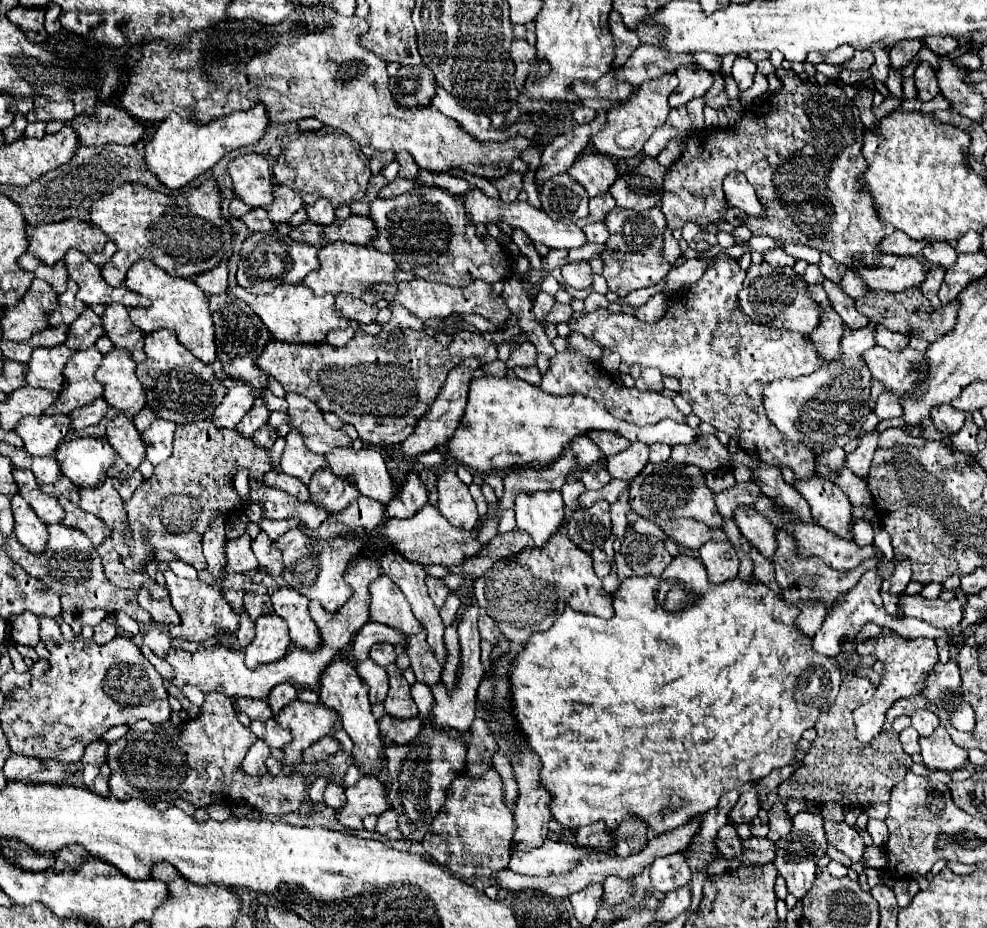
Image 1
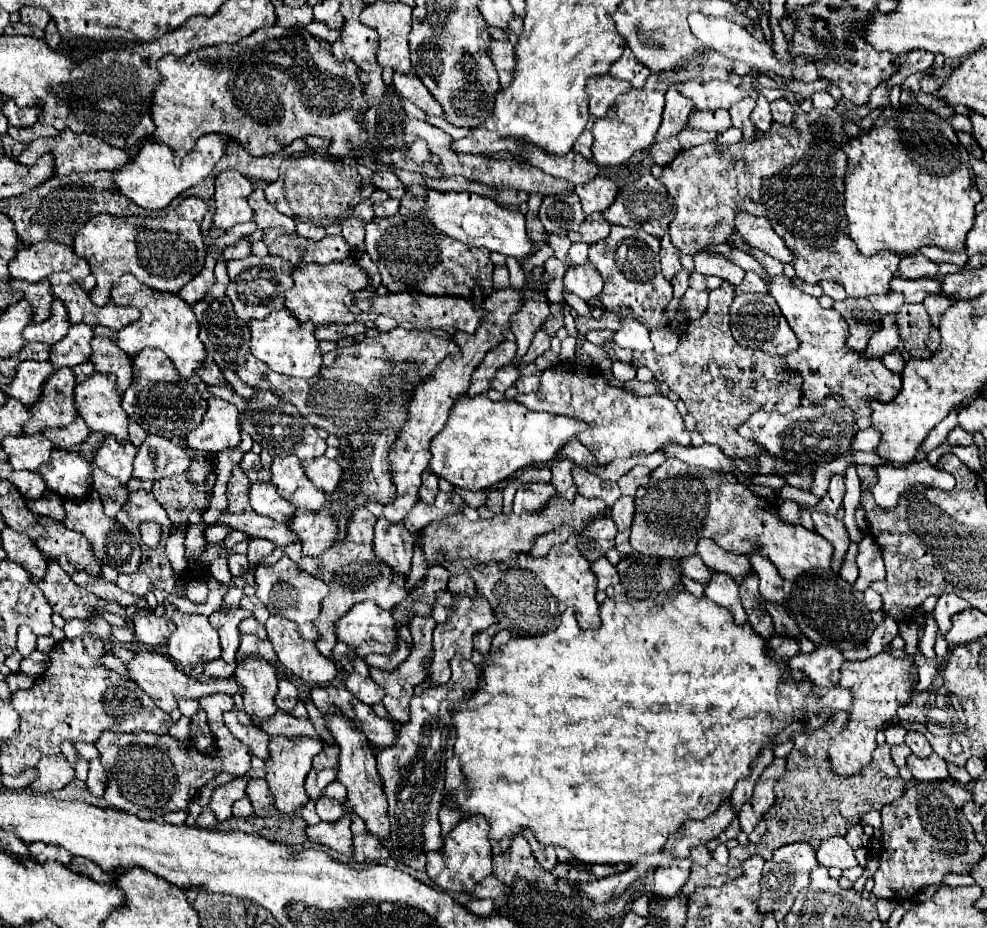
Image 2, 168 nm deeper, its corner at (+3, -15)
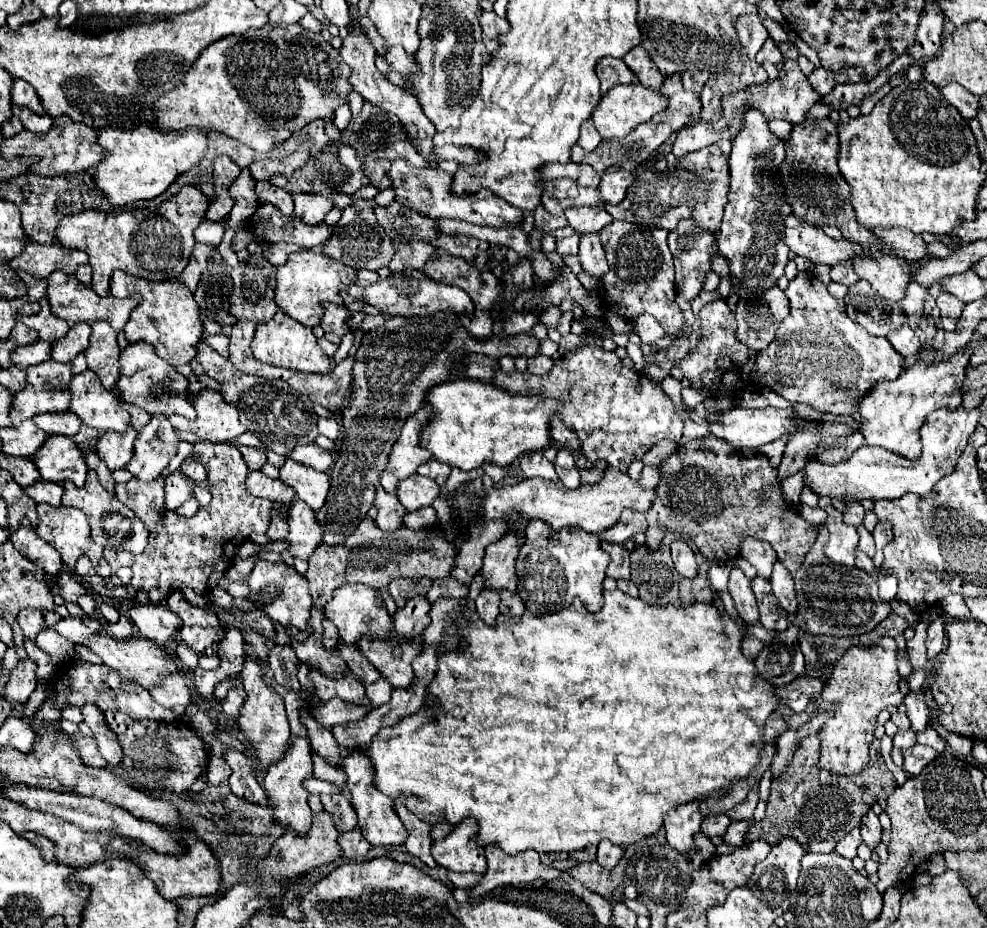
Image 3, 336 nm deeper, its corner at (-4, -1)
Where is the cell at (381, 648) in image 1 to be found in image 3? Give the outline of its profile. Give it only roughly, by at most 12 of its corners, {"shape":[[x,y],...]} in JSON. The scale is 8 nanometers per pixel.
{"shape":[[414,597],[394,613],[400,635],[420,635],[430,625],[430,601]]}

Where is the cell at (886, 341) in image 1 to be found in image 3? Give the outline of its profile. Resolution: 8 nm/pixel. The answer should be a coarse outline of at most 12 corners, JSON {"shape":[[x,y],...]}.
{"shape":[[902,325],[886,335],[902,357],[922,349],[916,333]]}

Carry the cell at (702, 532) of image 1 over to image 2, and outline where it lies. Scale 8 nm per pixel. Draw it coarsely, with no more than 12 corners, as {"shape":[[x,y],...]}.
{"shape":[[711,539],[697,543],[697,555],[709,569],[731,577],[751,571],[745,555],[717,547]]}

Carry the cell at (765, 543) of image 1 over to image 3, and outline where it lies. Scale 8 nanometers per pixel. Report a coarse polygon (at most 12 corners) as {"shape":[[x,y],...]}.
{"shape":[[778,561],[772,579],[772,591],[780,607],[796,613],[794,581]]}

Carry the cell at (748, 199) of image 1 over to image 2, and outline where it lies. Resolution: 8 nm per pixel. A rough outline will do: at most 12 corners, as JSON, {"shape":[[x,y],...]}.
{"shape":[[735,215],[735,231],[781,263],[793,255],[765,217]]}

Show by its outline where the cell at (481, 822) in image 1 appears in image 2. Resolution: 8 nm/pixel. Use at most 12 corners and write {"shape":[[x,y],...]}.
{"shape":[[465,815],[429,851],[427,875],[473,893],[493,873],[489,823]]}

